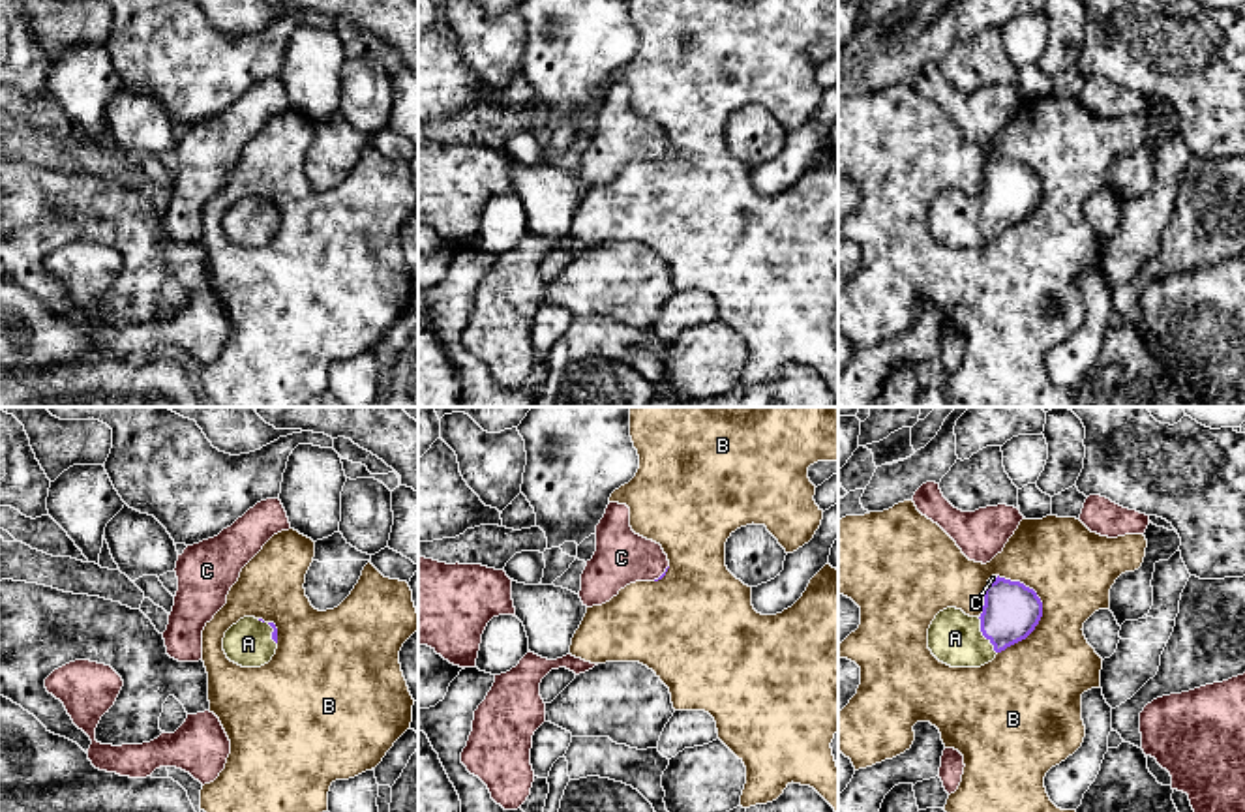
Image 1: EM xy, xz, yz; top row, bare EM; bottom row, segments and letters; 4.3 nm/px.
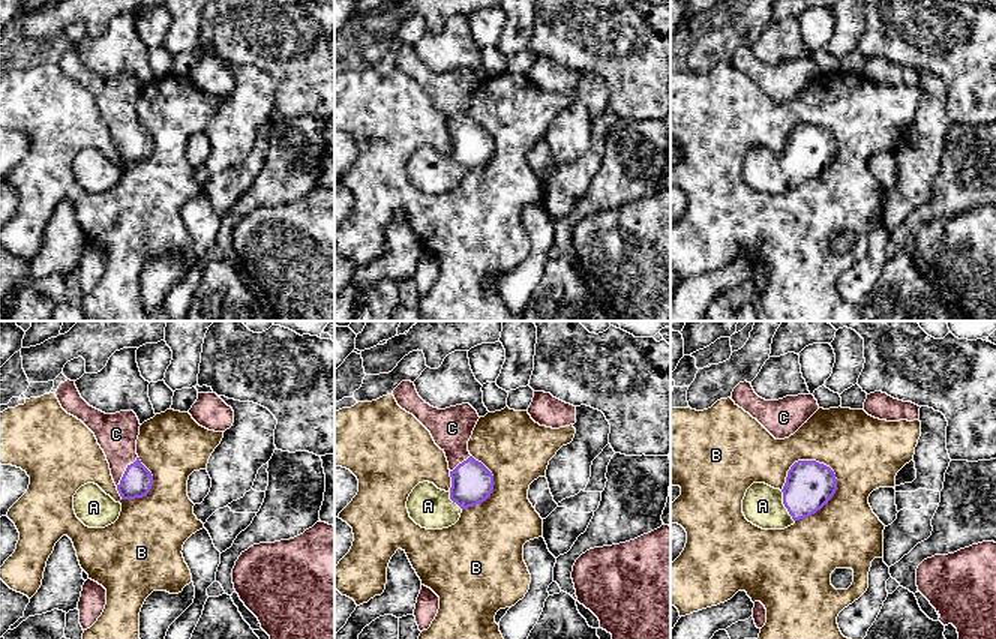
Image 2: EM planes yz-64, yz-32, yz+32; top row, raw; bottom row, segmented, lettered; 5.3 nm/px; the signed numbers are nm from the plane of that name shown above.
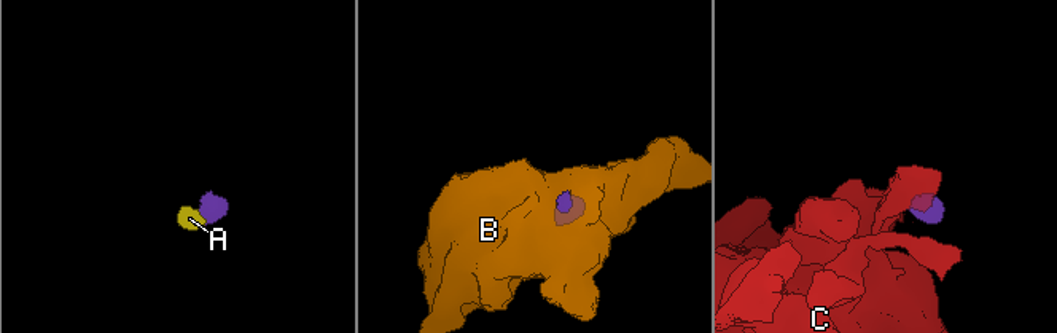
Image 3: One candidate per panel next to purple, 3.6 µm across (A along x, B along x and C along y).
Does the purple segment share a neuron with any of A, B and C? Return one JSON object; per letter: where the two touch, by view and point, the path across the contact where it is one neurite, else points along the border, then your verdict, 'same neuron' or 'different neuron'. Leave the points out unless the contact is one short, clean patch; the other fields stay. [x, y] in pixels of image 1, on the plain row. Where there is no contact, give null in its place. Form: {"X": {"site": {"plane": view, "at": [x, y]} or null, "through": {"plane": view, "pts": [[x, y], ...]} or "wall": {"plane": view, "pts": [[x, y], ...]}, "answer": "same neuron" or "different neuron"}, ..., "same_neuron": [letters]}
{"A": {"site": {"plane": "yz", "at": [983, 214]}, "through": {"plane": "yz", "pts": [[1011, 190], [983, 214], [955, 218]]}, "answer": "same neuron"}, "B": {"site": {"plane": "yz", "at": [1041, 190]}, "answer": "different neuron"}, "C": {"site": {"plane": "xz", "at": [662, 154]}, "through": {"plane": "xz", "pts": [[668, 147], [662, 154], [644, 139], [621, 137]]}, "answer": "same neuron"}, "same_neuron": ["A", "C"]}

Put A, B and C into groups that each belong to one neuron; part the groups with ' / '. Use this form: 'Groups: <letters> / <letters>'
Groups: A C / B

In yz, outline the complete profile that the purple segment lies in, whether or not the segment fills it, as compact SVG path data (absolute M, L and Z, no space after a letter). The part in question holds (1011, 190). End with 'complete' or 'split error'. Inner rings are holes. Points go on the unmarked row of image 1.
M992 156L979 197L947 188L928 208L928 229L951 248L981 248L1026 219L1042 197L1037 173L1020 161Z; split error

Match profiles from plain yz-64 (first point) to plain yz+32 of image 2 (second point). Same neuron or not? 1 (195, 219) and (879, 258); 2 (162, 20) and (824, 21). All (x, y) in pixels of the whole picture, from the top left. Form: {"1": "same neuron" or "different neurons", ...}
{"1": "same neuron", "2": "same neuron"}

